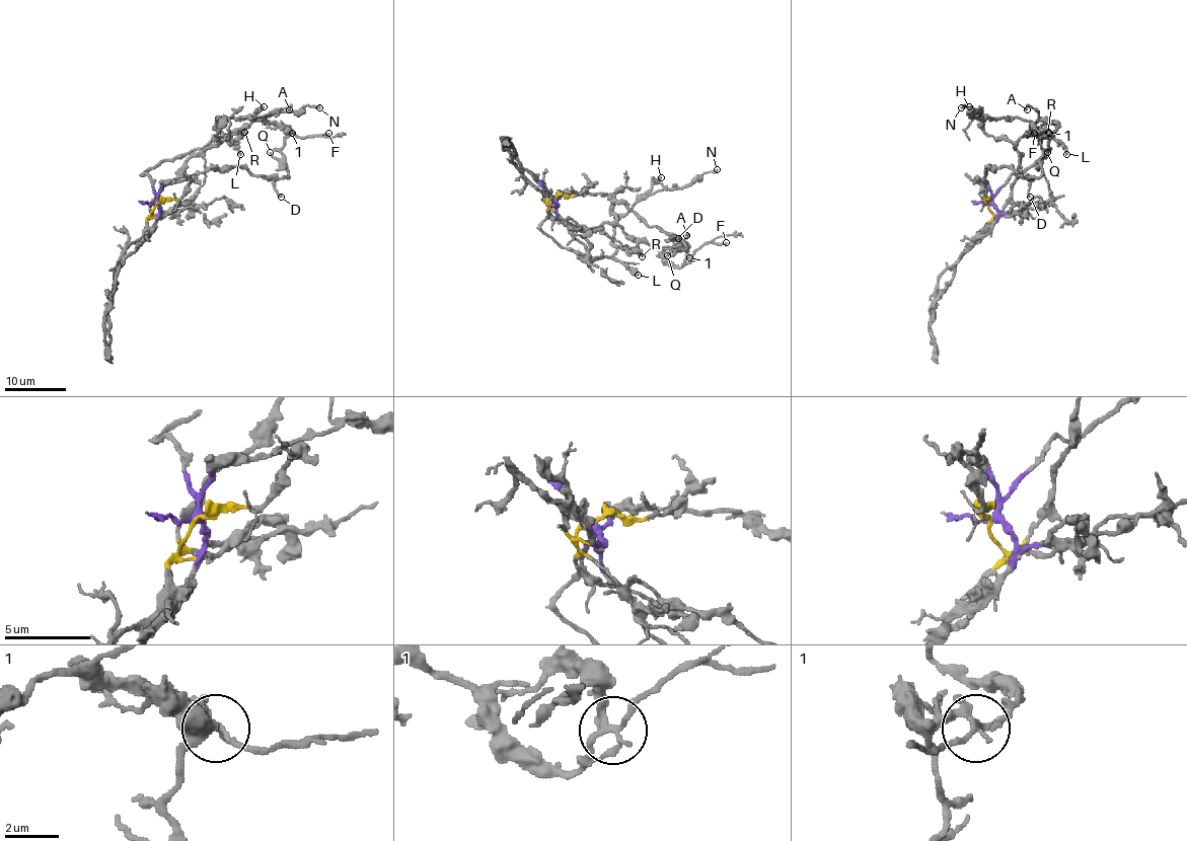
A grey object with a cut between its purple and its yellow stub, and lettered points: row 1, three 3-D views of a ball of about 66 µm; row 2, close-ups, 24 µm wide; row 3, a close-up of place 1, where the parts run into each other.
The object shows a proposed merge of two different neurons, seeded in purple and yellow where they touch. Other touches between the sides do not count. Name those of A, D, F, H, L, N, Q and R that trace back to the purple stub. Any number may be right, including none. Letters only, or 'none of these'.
D, H, L, N, Q

